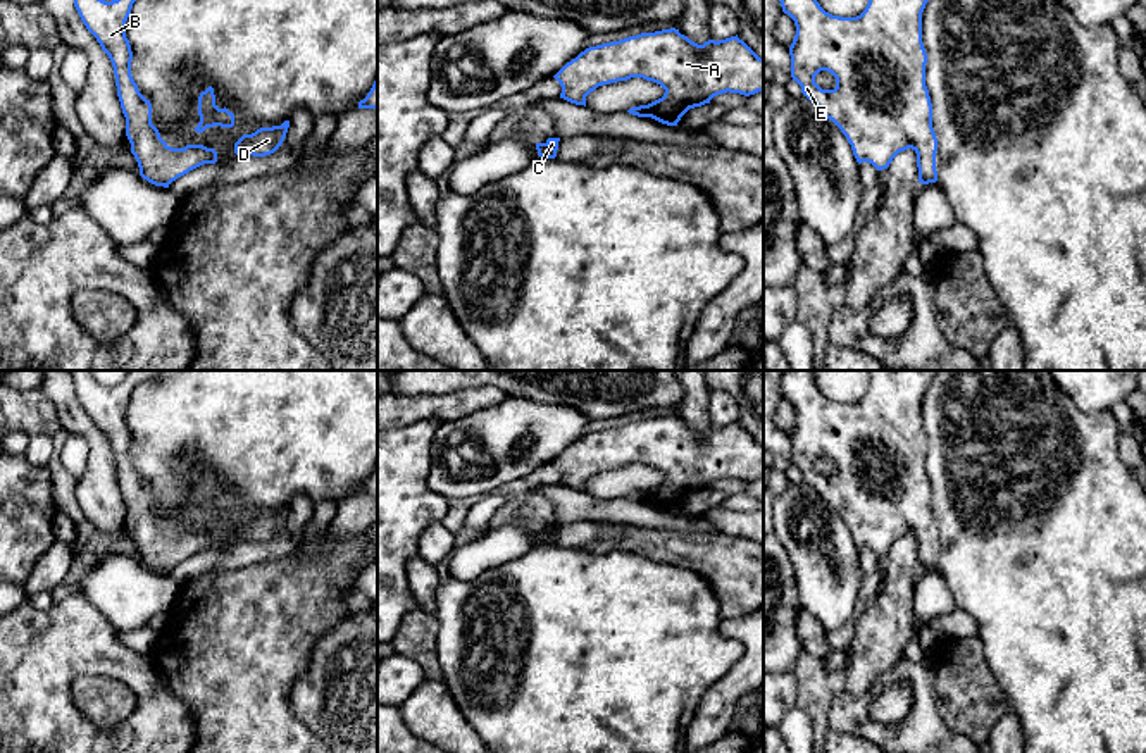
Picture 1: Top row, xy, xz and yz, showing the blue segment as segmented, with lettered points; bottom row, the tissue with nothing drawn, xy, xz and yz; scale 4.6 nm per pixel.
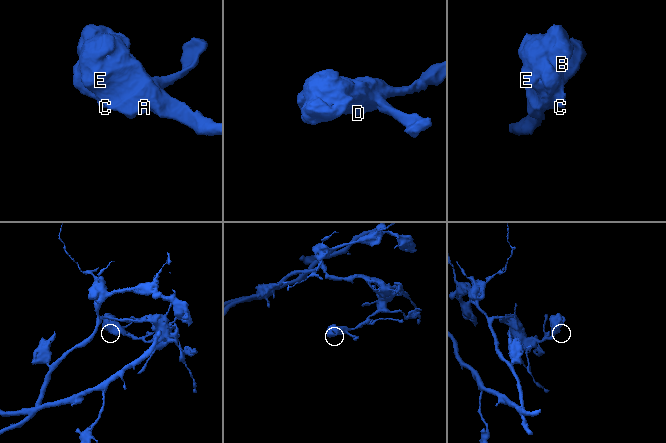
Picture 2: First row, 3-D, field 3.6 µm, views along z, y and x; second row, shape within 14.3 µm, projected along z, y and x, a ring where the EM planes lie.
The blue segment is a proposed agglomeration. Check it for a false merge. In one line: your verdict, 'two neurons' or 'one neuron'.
one neuron

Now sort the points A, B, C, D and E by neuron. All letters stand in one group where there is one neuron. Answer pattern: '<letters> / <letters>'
A B C D E

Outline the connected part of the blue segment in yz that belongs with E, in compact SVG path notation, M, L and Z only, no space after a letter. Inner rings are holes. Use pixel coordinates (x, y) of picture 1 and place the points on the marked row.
M817 0L779 2L782 12L796 26L796 34L789 47L791 78L801 86L801 93L841 129L856 162L869 162L877 171L882 171L889 167L900 152L912 148L917 153L919 183L936 183L937 138L932 128L932 103L925 86L927 53L922 43L922 12L929 0L869 0L865 10L856 17L832 16ZM820 71L827 71L836 78L834 90L822 90L815 83L815 76Z

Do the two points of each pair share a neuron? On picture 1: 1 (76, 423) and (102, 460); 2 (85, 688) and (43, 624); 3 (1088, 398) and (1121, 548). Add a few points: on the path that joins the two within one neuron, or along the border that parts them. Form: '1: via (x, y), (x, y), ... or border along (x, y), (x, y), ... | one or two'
1: via (87, 431), (100, 450) | one
2: border along (119, 678), (78, 676), (71, 684), (78, 712) | two
3: border along (1058, 388), (1086, 412), (1108, 410) | two

